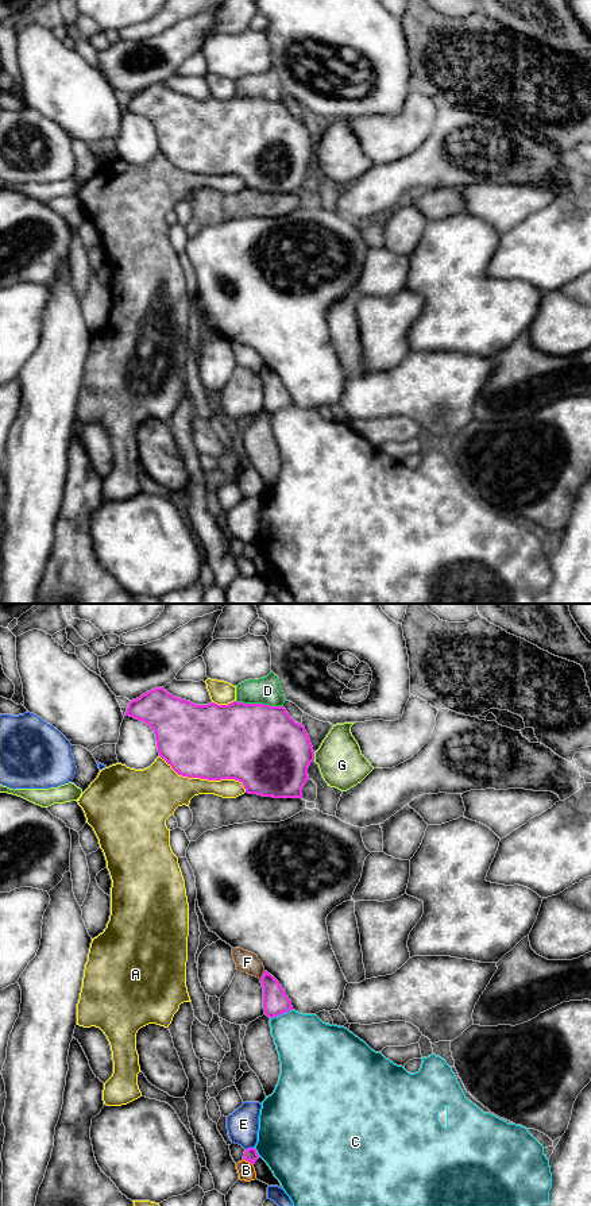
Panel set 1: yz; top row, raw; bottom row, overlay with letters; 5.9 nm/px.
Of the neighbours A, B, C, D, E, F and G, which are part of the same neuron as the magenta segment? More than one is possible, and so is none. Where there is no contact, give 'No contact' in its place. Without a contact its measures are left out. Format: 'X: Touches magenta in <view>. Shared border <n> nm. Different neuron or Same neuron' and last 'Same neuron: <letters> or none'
A: Touches magenta in yz. Shared border 550 nm. Different neuron
B: Touches magenta in yz. Shared border 80 nm. Different neuron
C: Touches magenta in yz. Shared border 150 nm. Different neuron
D: Touches magenta in yz. Shared border 280 nm. Different neuron
E: Touches magenta in yz. Shared border 60 nm. Different neuron
F: Touches magenta in yz. Shared border 60 nm. Different neuron
G: Touches magenta in yz. Shared border 50 nm. Different neuron
Same neuron: none

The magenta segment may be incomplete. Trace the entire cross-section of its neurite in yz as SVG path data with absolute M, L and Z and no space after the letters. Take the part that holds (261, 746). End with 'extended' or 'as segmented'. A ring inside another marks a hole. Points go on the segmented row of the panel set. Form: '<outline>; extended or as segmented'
M155 687L128 704L125 716L151 727L157 737L159 756L182 777L208 781L235 779L243 783L246 793L273 798L302 798L302 789L309 779L308 768L314 760L314 751L302 724L296 723L283 706L244 704L196 705Z; as segmented

